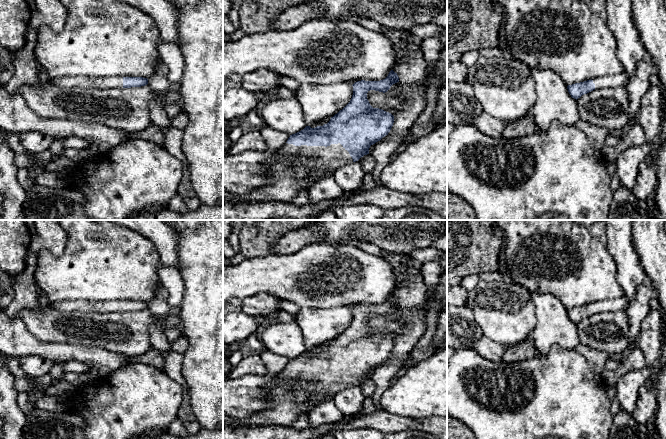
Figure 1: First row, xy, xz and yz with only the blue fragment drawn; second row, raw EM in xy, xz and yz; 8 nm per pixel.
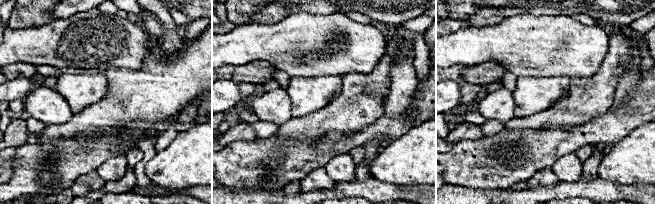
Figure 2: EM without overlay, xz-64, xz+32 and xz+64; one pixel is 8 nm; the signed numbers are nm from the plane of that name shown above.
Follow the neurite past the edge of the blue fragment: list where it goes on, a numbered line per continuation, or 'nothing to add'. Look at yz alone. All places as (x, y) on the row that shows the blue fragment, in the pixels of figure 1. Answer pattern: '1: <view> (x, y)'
1: yz (609, 81)

